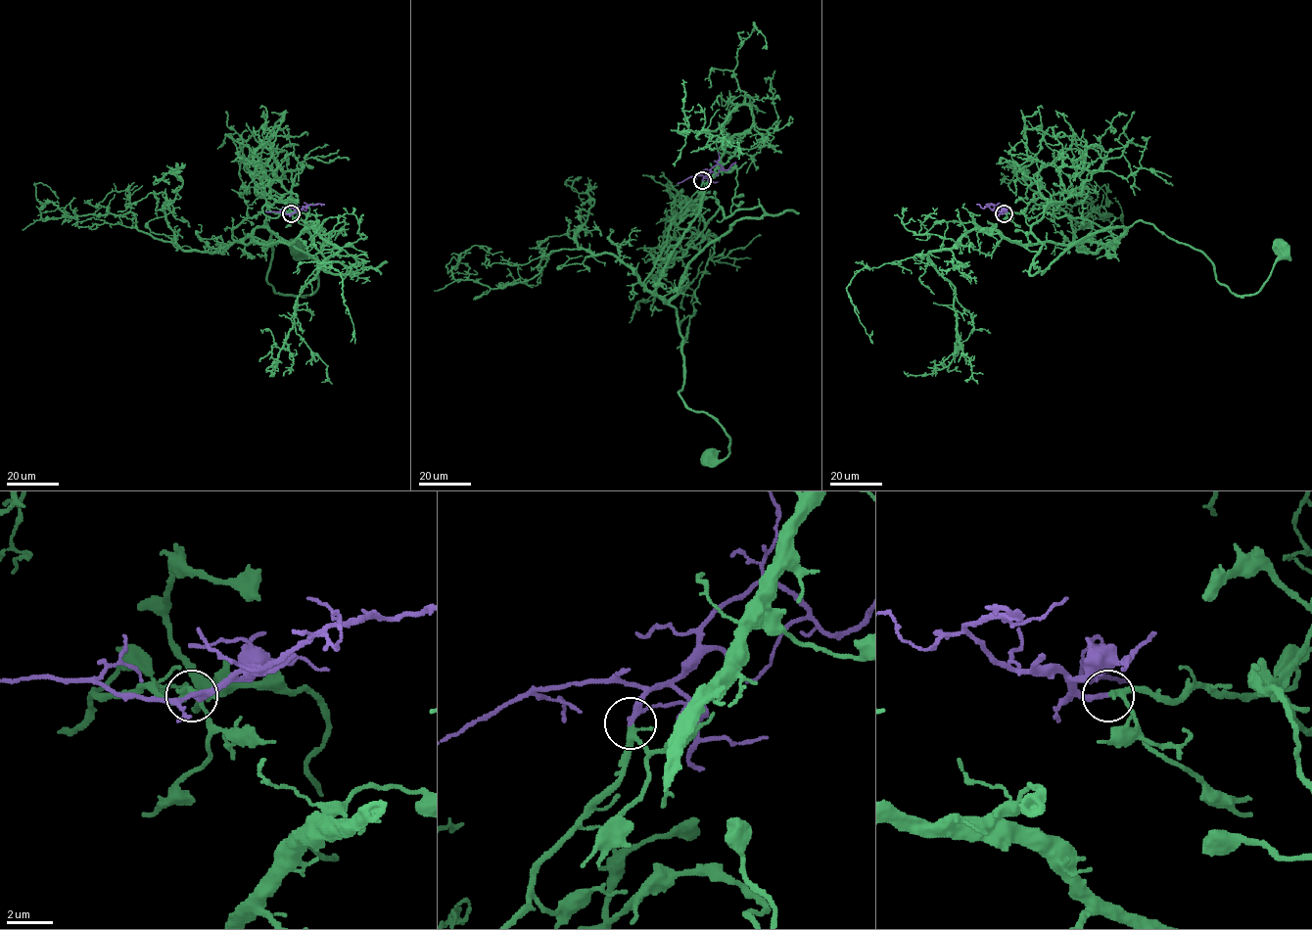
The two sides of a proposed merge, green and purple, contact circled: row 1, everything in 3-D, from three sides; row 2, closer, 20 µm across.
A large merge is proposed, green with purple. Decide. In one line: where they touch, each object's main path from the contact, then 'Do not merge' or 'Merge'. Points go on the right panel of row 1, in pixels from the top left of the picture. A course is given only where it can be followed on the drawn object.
Place: (1004, 213). Course of green: (1004, 213), (1081, 217), (1115, 241), (1139, 221), (1150, 223), (1199, 250), (1236, 296), (1255, 294), (1282, 247). Course of purple: (1004, 213), (988, 207), (994, 205), (986, 204). Merge

